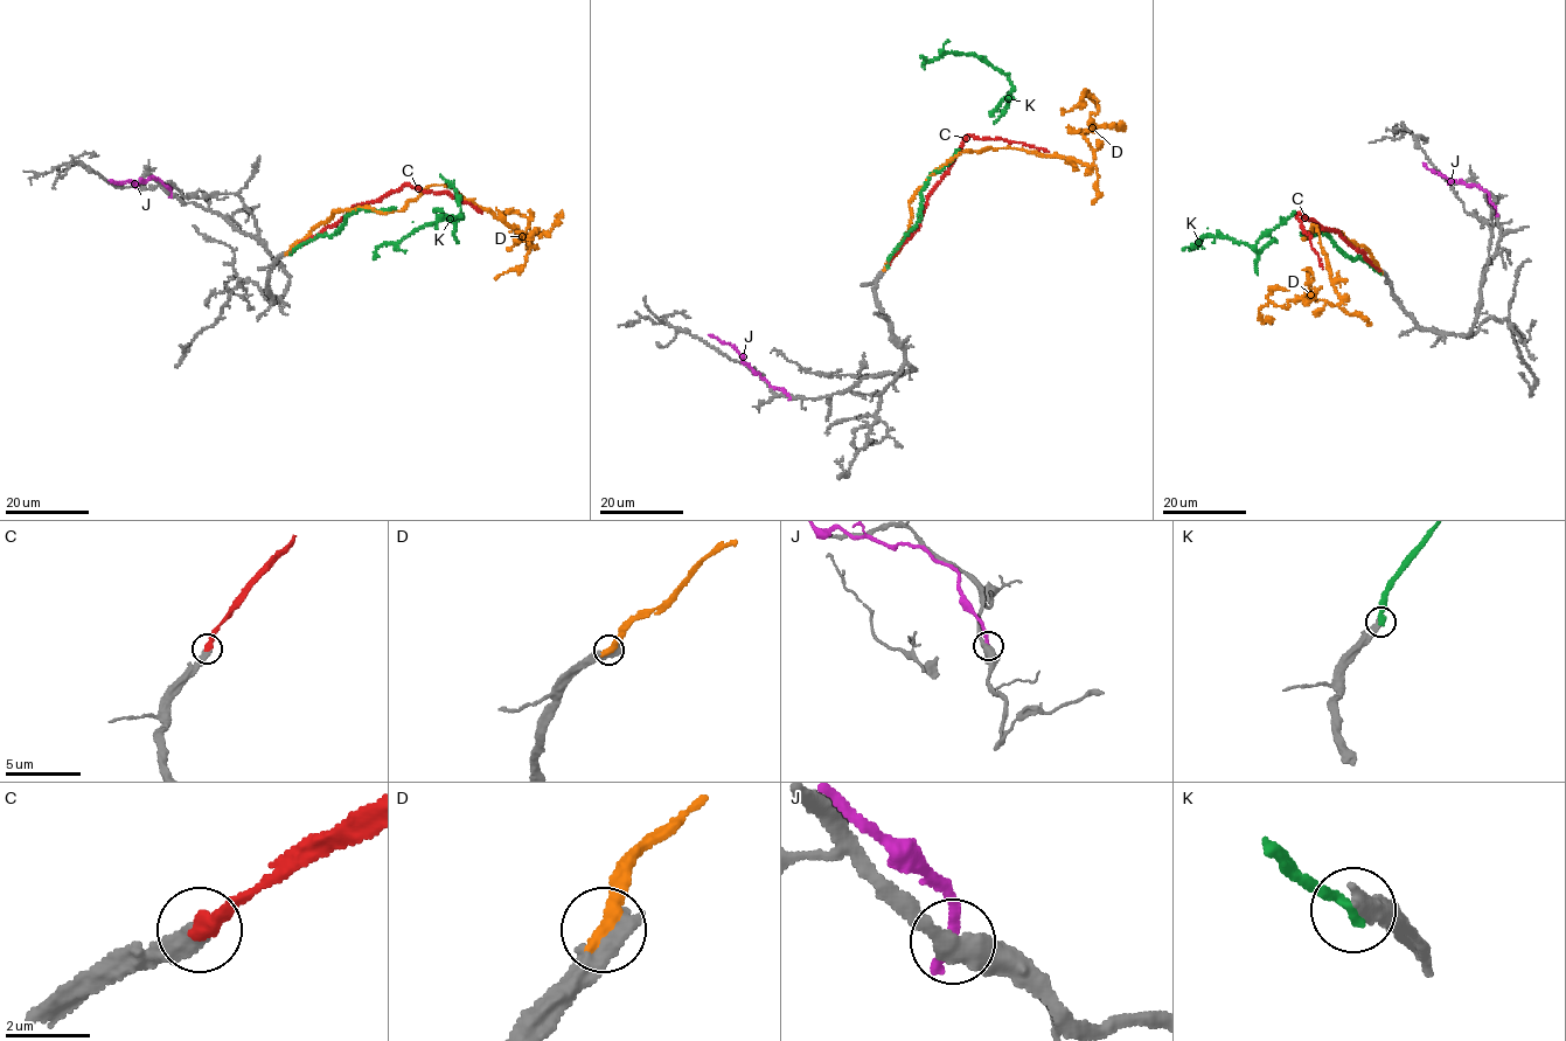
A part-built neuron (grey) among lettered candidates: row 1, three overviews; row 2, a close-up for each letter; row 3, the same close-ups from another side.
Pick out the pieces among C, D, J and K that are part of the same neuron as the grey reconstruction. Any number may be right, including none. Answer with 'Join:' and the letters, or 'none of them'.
Join: C

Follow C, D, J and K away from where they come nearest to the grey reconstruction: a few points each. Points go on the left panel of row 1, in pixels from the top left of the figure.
C: (291, 250), (357, 206), (371, 203), (405, 185), (447, 192), (482, 212)
D: (287, 252), (332, 212), (401, 209), (429, 186), (445, 185), (526, 233), (536, 248), (519, 270), (495, 278)
J: (172, 195), (172, 191), (153, 178), (136, 185), (108, 180)
K: (291, 252), (331, 236), (360, 209), (461, 217), (412, 229), (381, 244), (374, 258)

